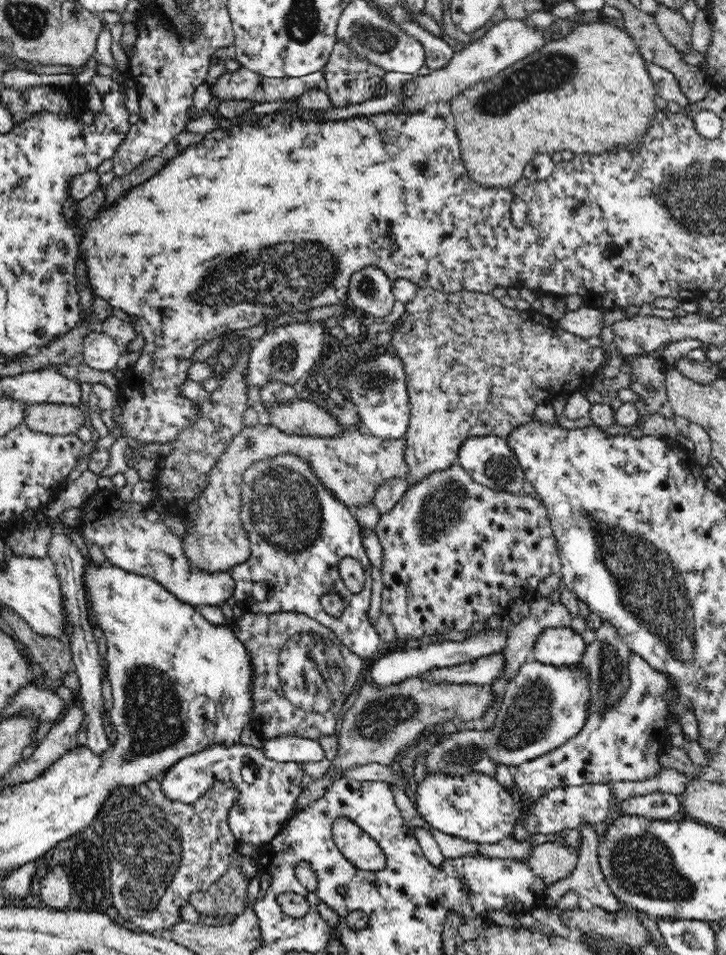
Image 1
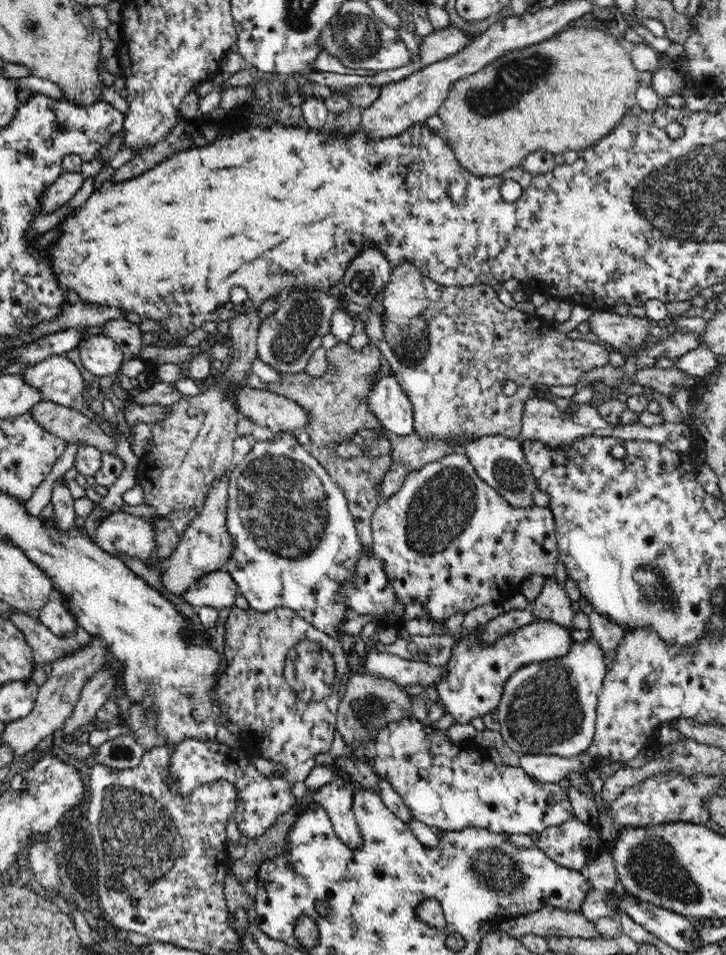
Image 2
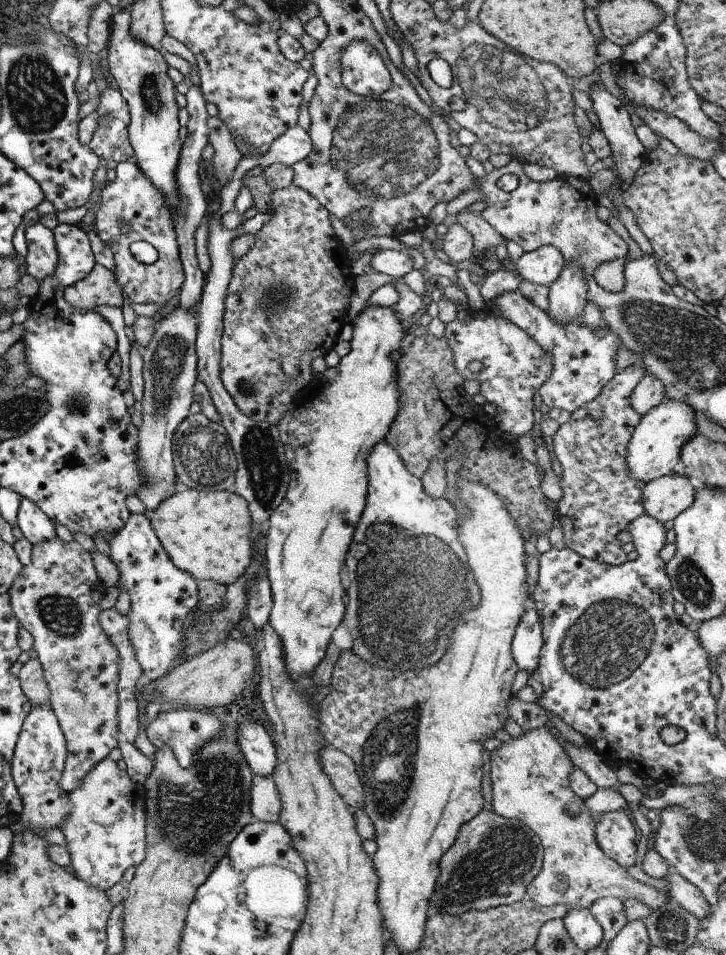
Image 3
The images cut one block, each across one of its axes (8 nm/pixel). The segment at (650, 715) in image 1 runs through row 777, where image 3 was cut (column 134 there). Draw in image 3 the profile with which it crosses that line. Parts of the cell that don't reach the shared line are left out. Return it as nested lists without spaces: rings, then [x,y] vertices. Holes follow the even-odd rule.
[[[130,514],[123,528],[106,543],[110,559],[119,573],[118,585],[129,595],[127,638],[135,650],[136,662],[141,666],[141,683],[145,684],[165,676],[165,672],[179,661],[185,618],[198,600],[196,580],[171,564],[144,514]]]

